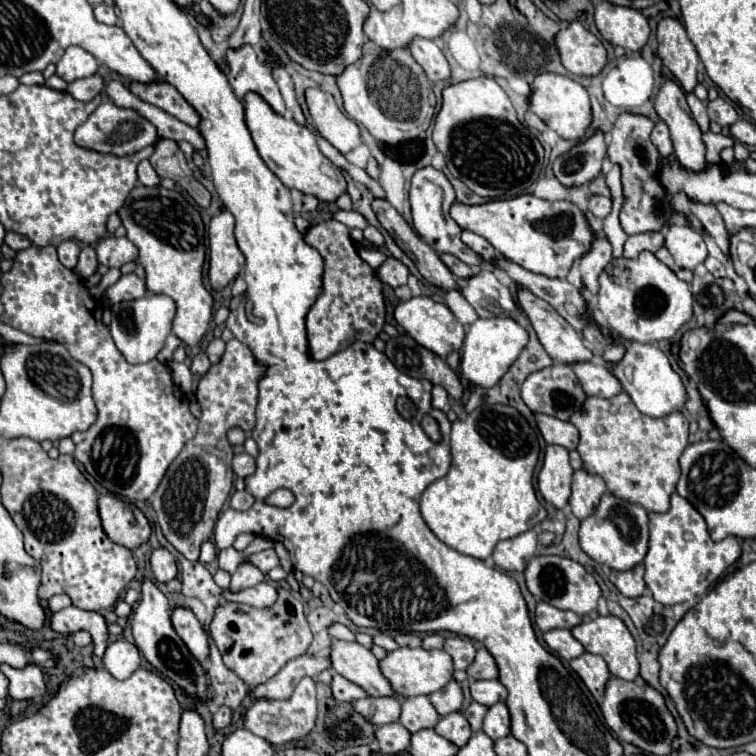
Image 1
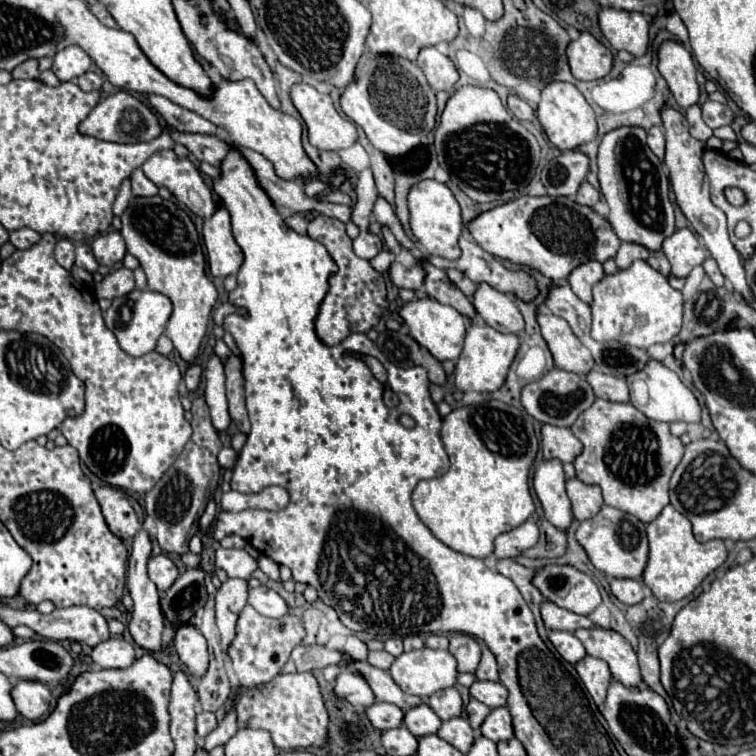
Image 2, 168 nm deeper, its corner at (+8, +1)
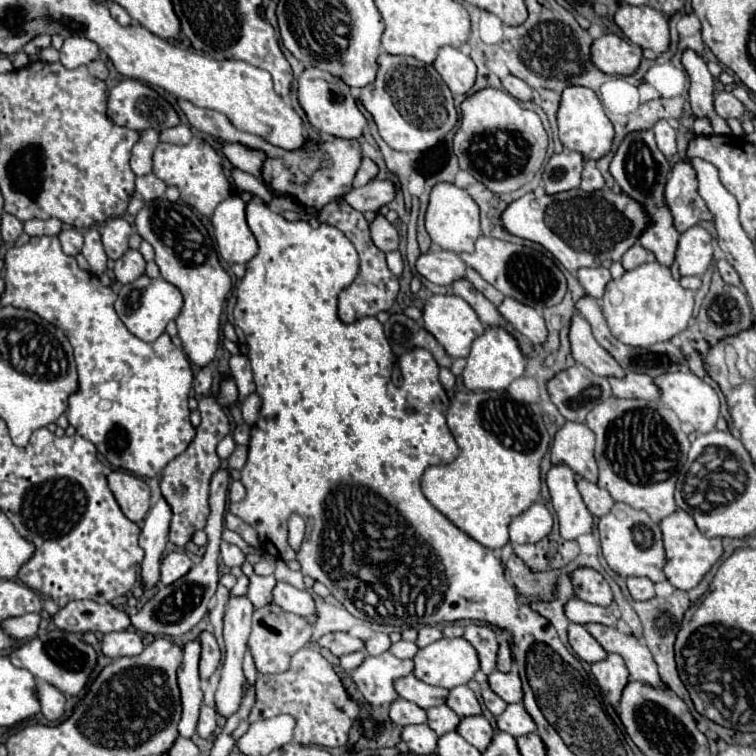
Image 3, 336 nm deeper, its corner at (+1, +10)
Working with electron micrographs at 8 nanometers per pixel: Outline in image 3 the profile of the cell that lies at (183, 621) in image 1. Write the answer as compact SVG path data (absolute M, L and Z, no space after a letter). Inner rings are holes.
M202 631L196 637L202 645L202 653L200 653L200 679L208 679L216 667L220 665L220 649L216 643L216 637L208 631Z

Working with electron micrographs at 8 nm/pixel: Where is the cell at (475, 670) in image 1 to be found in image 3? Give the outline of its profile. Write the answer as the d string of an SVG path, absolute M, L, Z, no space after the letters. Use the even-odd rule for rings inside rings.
M500 635L498 643L500 643L500 649L498 649L498 671L508 673L512 669L512 653L510 653L510 645L508 645L508 637Z

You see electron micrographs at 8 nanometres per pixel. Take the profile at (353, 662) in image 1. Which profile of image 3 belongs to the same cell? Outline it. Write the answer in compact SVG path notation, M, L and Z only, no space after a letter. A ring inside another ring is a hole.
M414 675L394 679L394 689L402 699L412 701L422 709L442 705L446 701L446 695L448 695L448 689L432 687L432 685L424 683L424 681L420 681L420 679L416 679Z

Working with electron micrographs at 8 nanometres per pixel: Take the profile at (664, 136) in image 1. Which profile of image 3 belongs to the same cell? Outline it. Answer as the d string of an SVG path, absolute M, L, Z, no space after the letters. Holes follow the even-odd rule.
M658 121L654 125L654 133L656 133L656 143L658 149L666 155L672 157L676 153L676 131L666 123L666 121Z

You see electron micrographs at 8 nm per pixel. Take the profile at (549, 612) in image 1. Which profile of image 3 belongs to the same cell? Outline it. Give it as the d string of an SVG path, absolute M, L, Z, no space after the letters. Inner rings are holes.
M572 597L566 605L564 605L564 613L572 623L602 623L602 625L616 625L616 617L606 609L606 607L598 607L598 605L590 605L586 601L580 601L578 597Z

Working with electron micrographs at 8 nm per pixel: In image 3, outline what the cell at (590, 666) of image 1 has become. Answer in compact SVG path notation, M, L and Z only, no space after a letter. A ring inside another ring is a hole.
M608 653L606 659L602 661L596 661L590 665L604 697L616 705L620 701L620 695L622 695L622 689L628 681L628 669L624 665L624 659L616 653Z

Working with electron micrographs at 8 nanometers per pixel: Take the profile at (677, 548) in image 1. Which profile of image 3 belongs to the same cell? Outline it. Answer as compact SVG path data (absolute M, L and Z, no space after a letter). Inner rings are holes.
M676 509L672 515L664 517L660 521L660 529L664 535L664 549L666 549L666 565L662 569L666 579L676 589L684 589L684 591L694 589L702 581L702 577L712 569L712 565L722 557L722 553L724 553L722 539L720 537L714 537L714 539L704 537L698 531L690 513L686 513L684 509Z

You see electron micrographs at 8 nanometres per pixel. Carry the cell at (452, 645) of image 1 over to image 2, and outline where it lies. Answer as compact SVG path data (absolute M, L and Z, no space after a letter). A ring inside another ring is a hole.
M453 634L451 644L449 644L449 652L455 656L461 672L475 674L479 660L481 660L481 646L477 644L477 640L473 636Z

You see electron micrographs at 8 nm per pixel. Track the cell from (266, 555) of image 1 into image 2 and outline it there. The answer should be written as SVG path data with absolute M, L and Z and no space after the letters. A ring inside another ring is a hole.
M217 548L217 568L223 568L229 578L247 580L257 570L257 560L245 550L227 550Z

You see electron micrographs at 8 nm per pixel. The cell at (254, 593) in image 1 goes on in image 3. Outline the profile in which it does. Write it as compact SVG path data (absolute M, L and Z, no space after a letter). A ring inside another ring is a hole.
M276 583L276 587L272 589L272 597L278 607L302 617L308 617L316 611L312 595L306 589L296 589L288 583Z

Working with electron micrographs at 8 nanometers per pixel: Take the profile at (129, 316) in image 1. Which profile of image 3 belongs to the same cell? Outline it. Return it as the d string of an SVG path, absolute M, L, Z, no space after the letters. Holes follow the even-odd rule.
M142 275L134 283L122 285L122 289L118 291L114 309L120 317L120 321L128 327L128 331L132 335L150 343L150 341L156 341L164 333L166 325L178 317L178 313L182 309L182 293L172 283L164 281L162 277L150 279L150 277Z

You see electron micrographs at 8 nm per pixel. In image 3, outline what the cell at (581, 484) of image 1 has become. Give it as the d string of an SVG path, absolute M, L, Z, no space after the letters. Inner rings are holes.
M586 479L578 481L578 491L580 491L588 511L592 515L596 515L596 517L606 515L612 509L612 505L614 505L614 499L610 497L610 493L606 489L602 489L596 483L590 483Z

